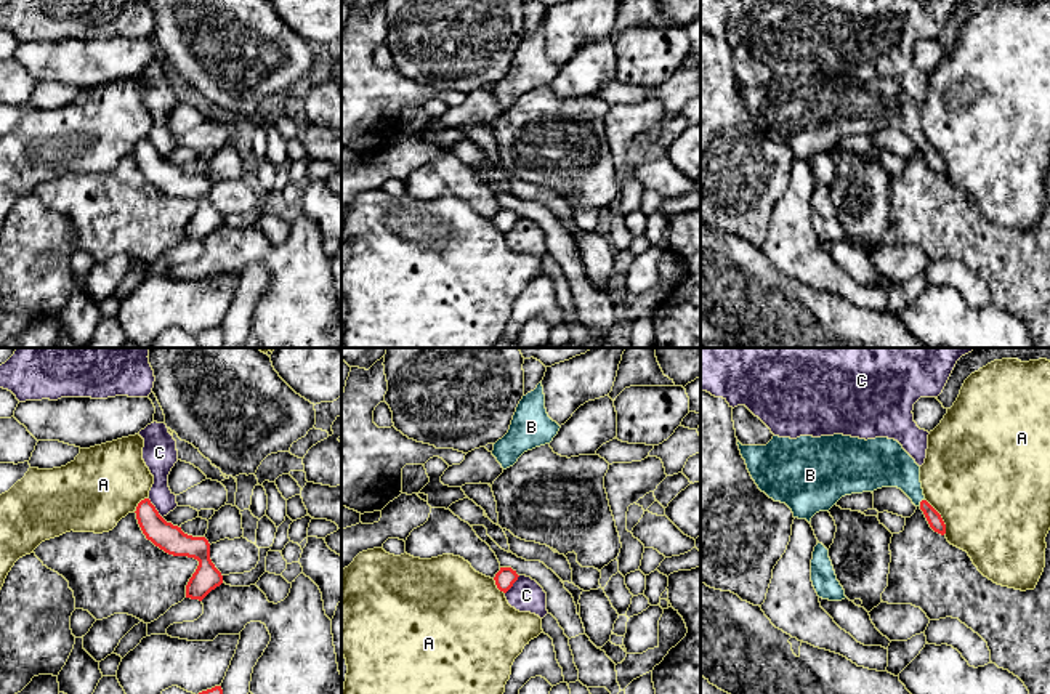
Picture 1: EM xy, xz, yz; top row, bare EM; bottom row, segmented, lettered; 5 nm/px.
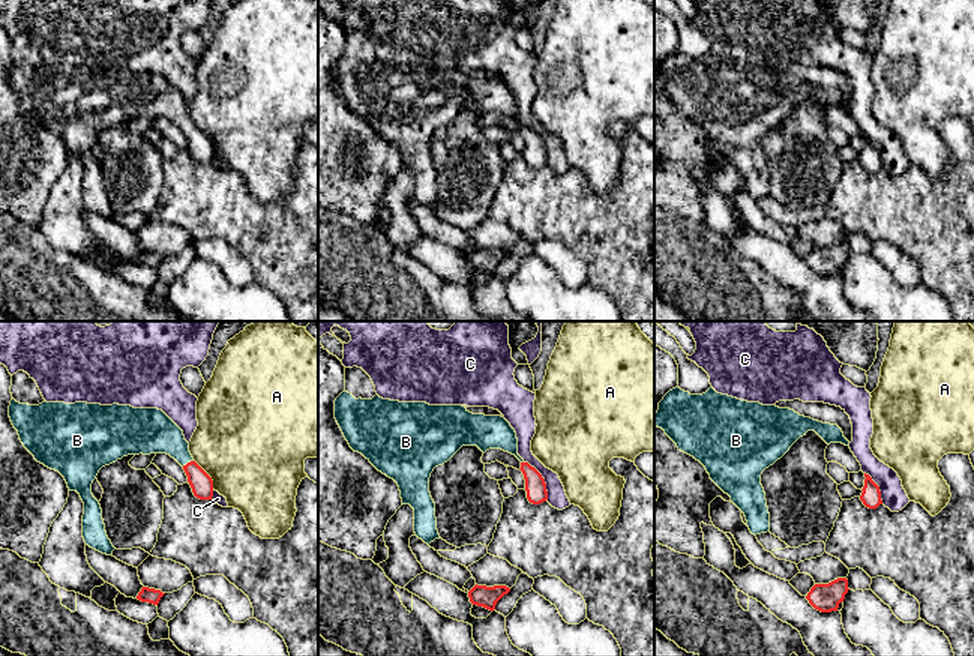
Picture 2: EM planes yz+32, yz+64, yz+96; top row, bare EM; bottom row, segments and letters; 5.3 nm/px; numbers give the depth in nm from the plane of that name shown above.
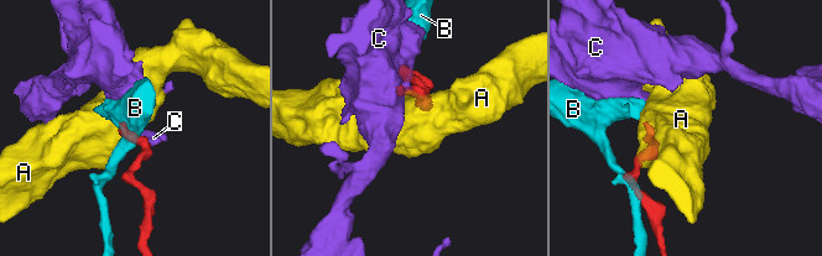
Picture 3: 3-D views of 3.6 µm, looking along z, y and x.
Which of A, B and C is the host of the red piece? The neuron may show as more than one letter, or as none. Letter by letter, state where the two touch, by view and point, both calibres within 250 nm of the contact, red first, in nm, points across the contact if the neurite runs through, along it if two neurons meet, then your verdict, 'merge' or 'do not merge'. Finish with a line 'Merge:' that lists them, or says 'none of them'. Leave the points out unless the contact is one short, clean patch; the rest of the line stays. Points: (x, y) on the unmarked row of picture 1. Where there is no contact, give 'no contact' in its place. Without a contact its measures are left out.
A: contact yz (940, 157); calibres 70 and 480 nm; border yz (925, 140), (940, 156), (944, 175); do not merge
B: contact yz (920, 143); calibres 70 and 220 nm; way yz (933, 159), (920, 143), (887, 106); merge
C: contact xy (154, 149); calibres 140 and 150 nm; border xy (148, 138), (162, 159); do not merge
Merge: B

